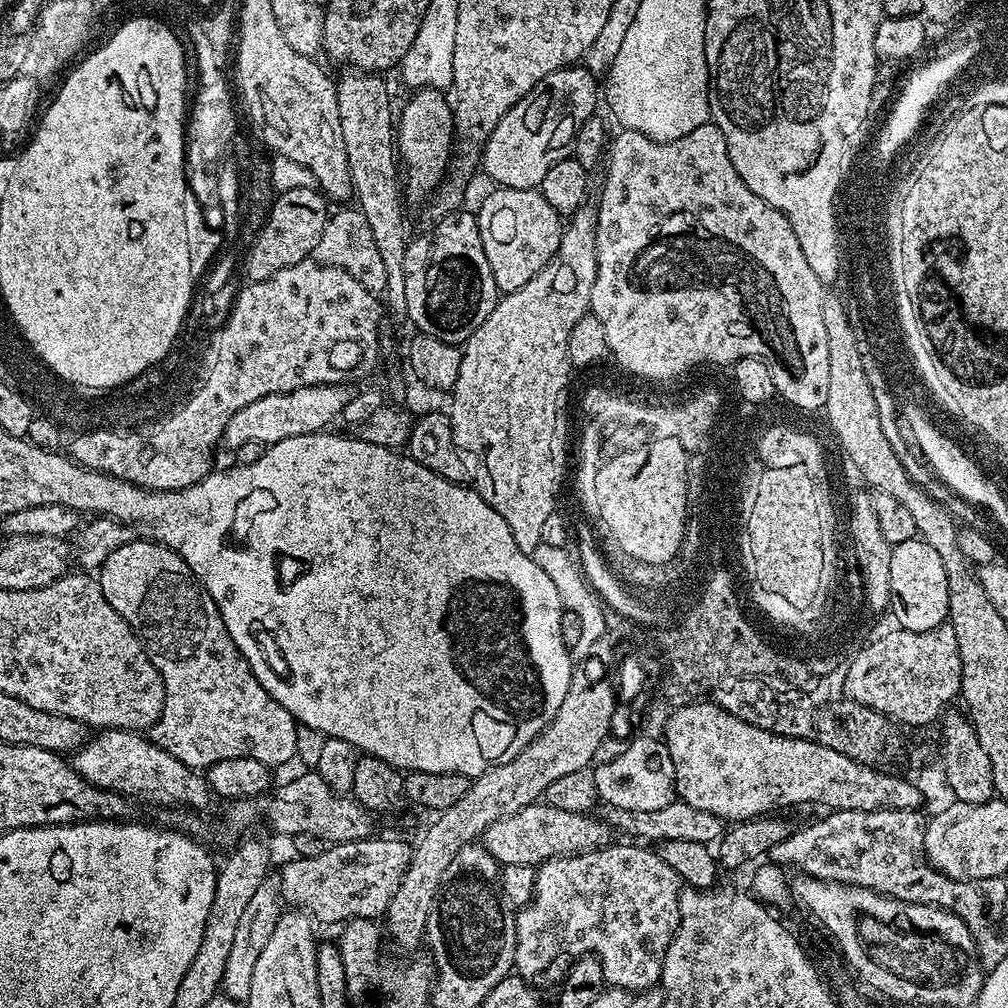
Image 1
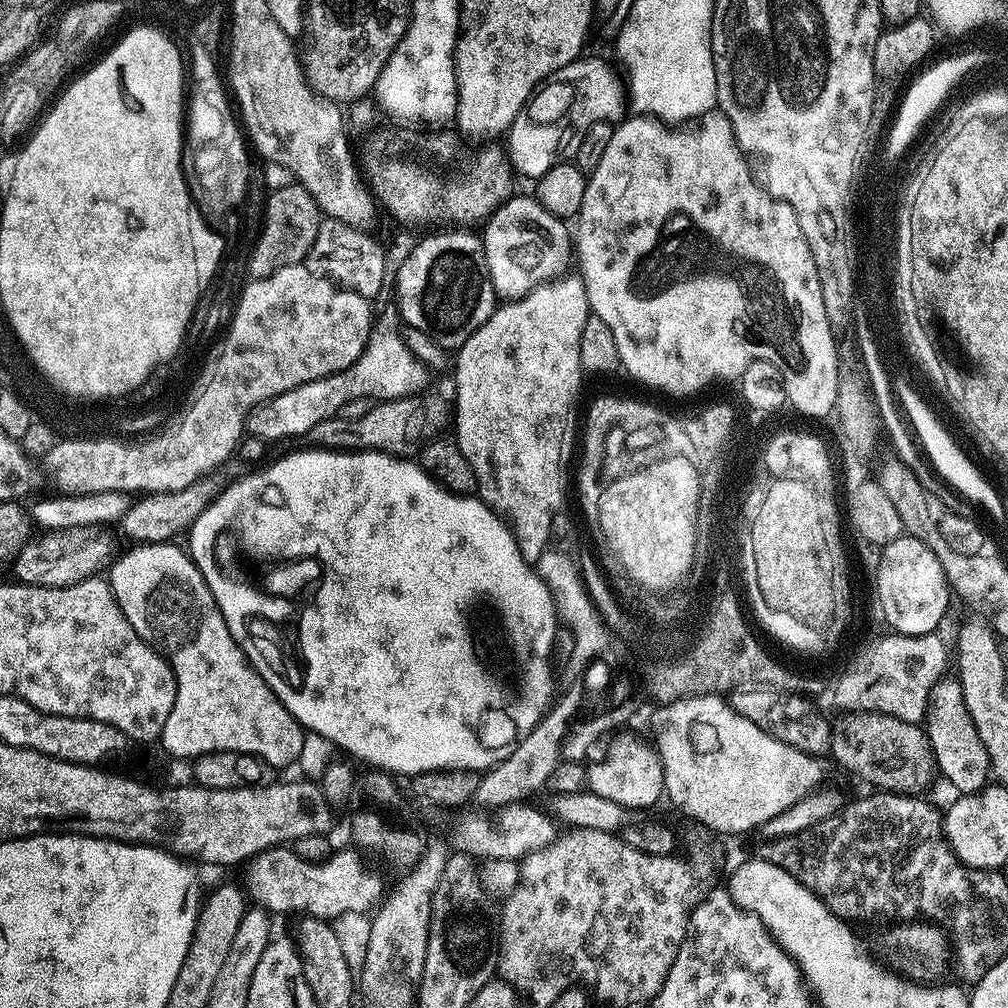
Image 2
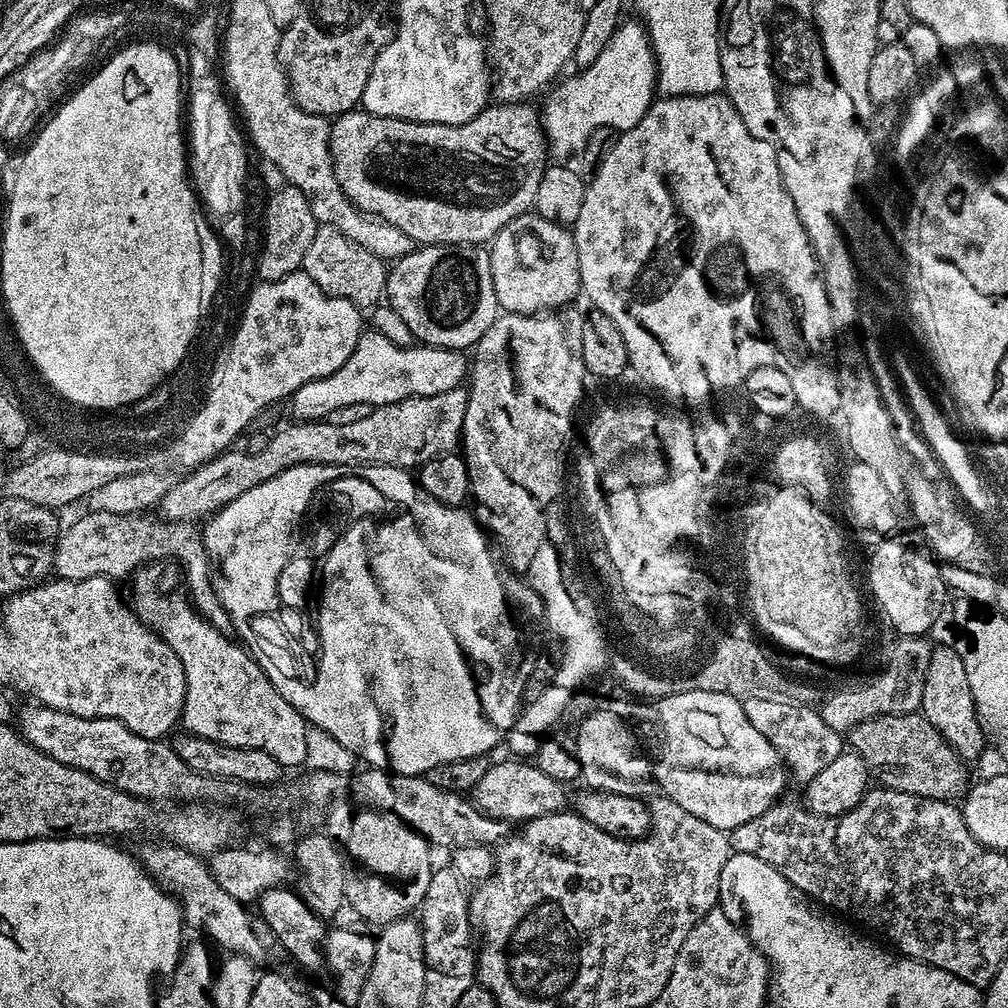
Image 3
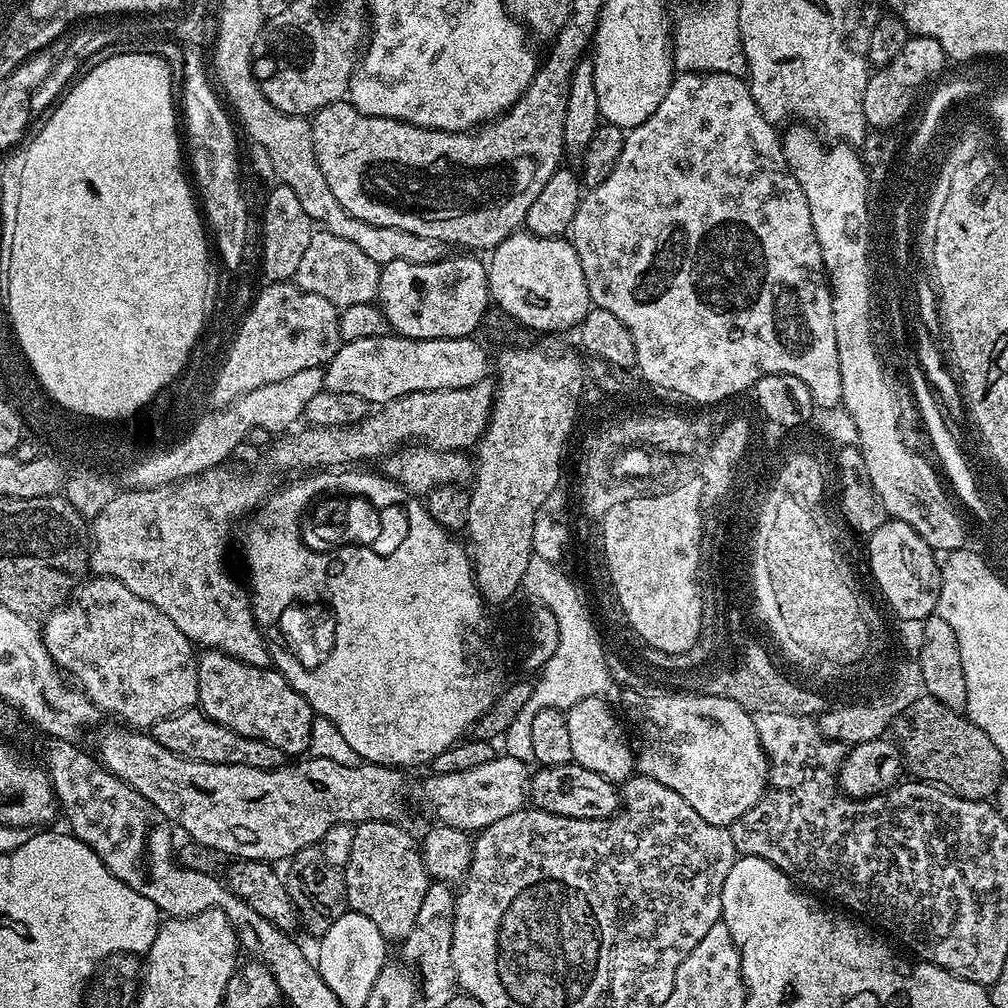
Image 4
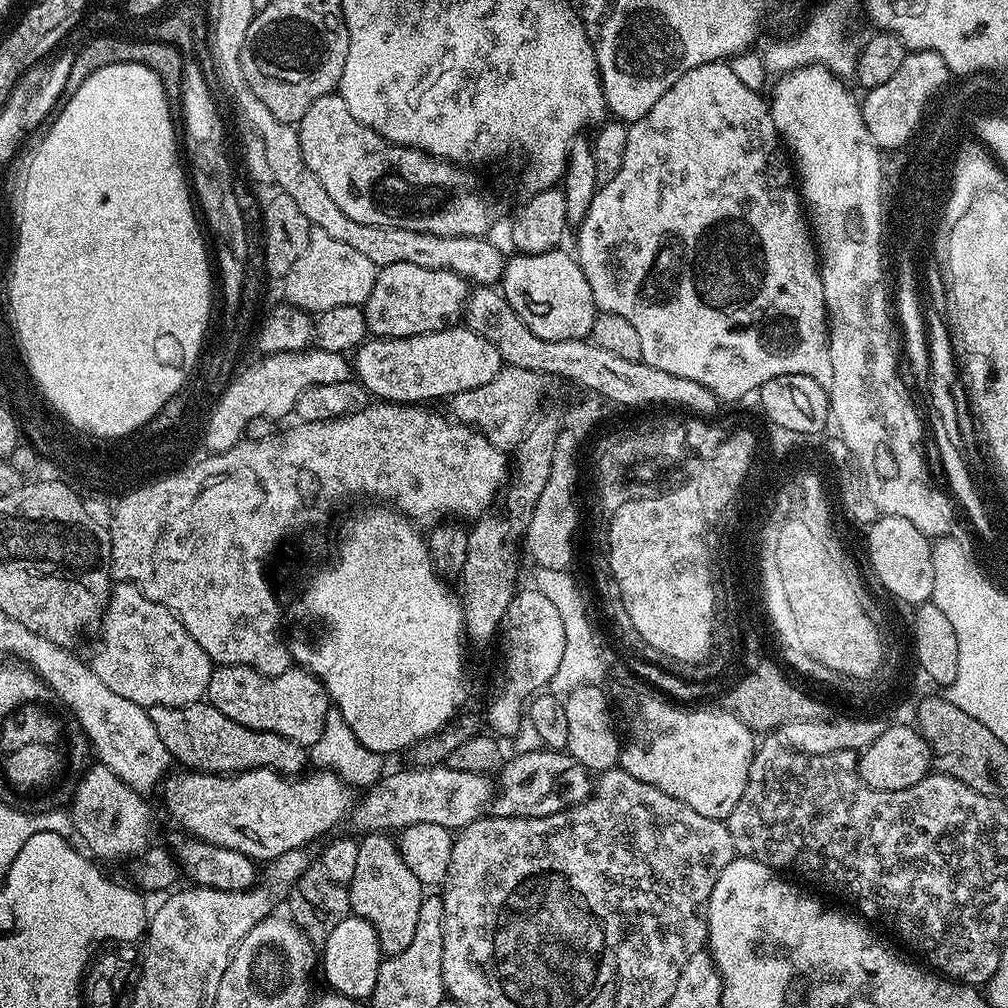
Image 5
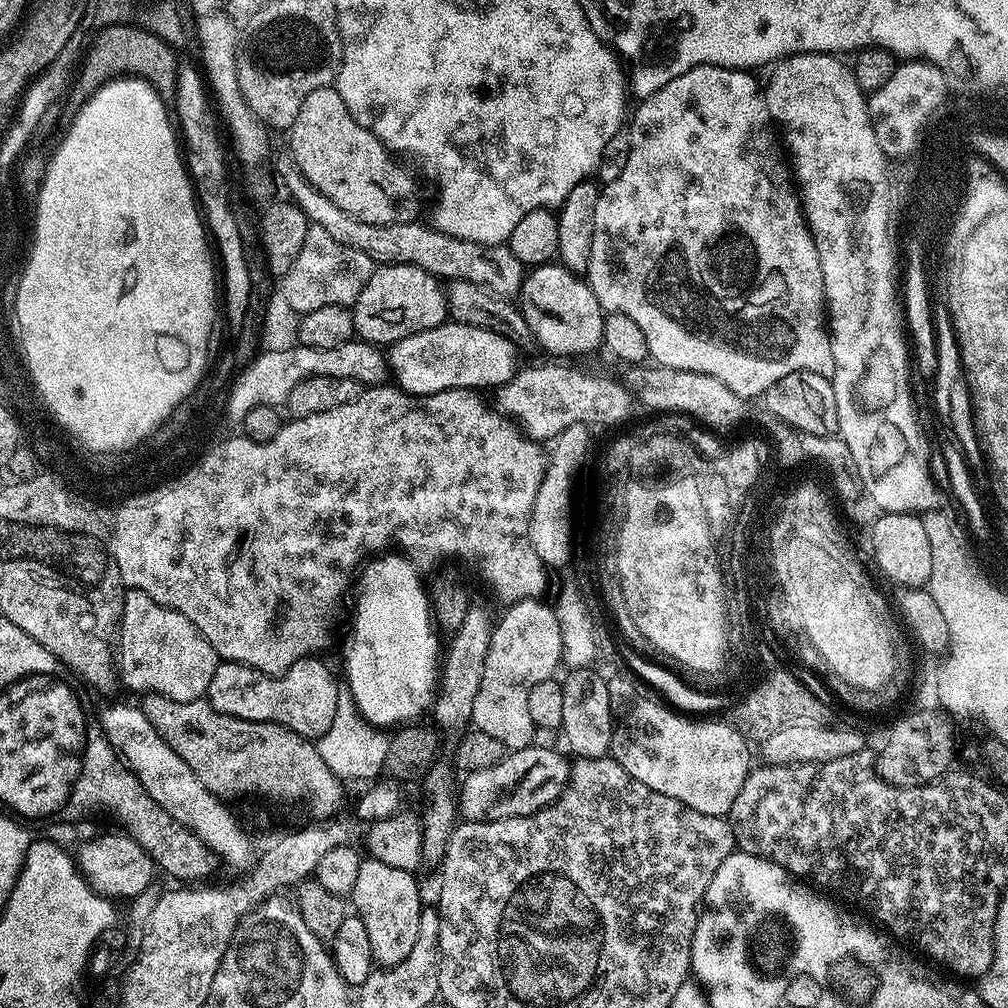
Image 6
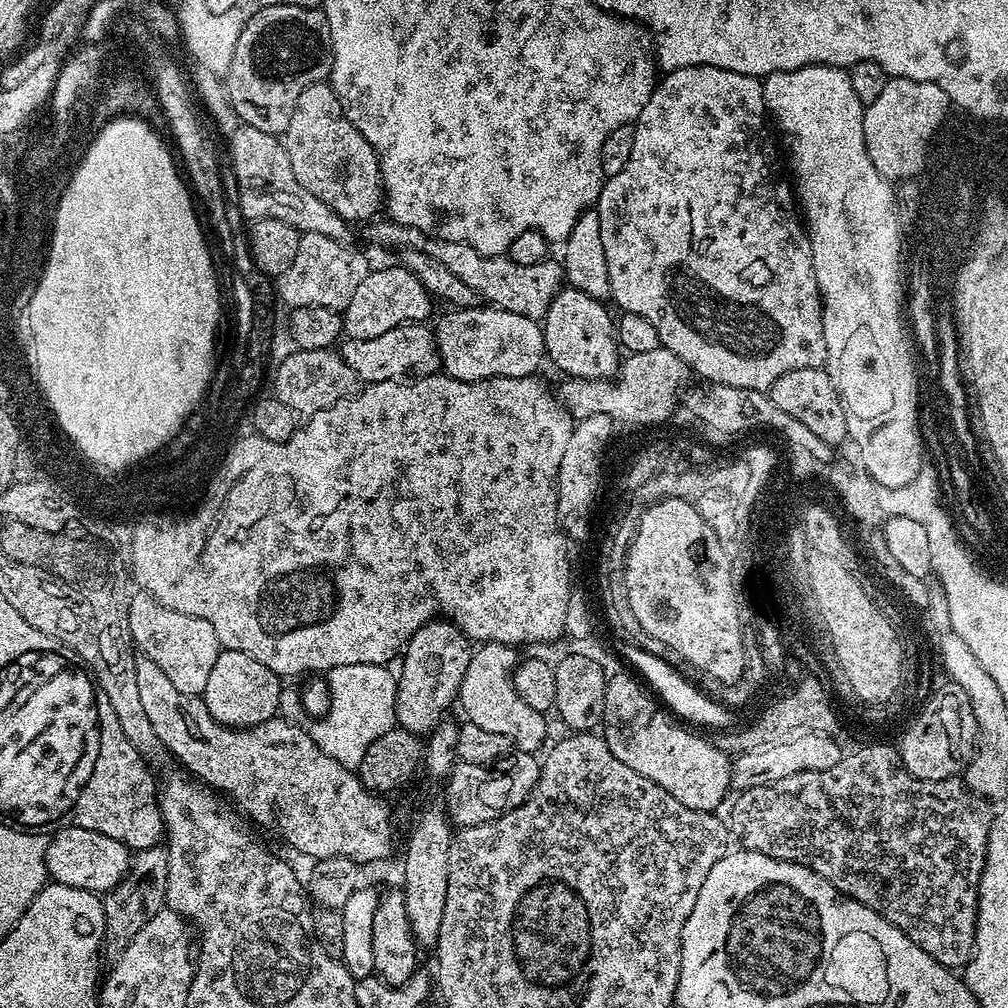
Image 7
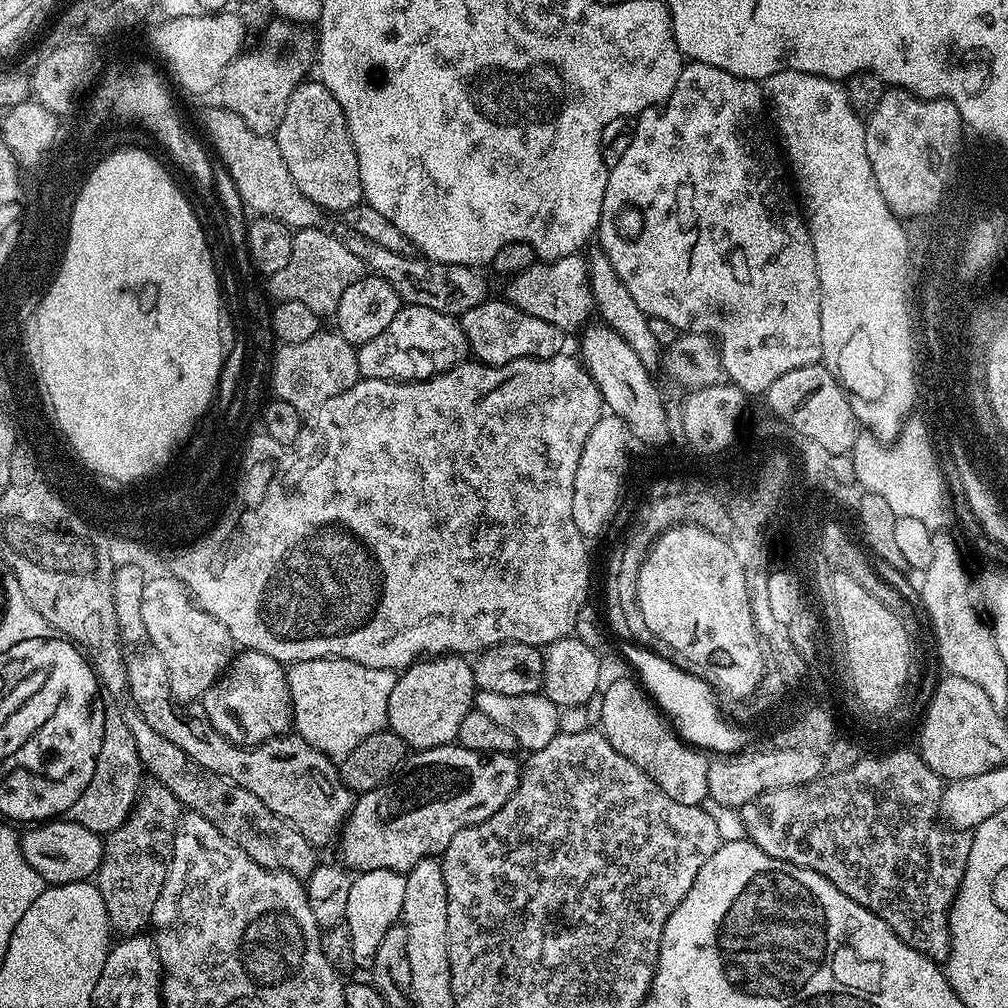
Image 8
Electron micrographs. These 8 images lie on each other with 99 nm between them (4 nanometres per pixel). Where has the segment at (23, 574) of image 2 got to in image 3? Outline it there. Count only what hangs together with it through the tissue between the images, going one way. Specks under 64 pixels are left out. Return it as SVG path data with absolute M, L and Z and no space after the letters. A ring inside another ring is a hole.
M87 511L85 517L75 522L74 526L61 531L56 542L56 551L52 553L52 566L55 575L61 580L85 580L95 576L109 578L124 576L124 578L128 578L136 569L143 568L145 564L151 564L153 560L171 558L180 565L183 571L186 591L193 608L200 615L206 617L216 628L221 630L231 629L232 619L228 616L228 611L222 606L222 602L217 598L216 591L212 589L212 579L208 573L208 555L204 549L204 538L201 529L195 523L187 520L165 520L163 518L151 520L150 517L151 515L148 514L123 516L122 514L110 514L109 512Z

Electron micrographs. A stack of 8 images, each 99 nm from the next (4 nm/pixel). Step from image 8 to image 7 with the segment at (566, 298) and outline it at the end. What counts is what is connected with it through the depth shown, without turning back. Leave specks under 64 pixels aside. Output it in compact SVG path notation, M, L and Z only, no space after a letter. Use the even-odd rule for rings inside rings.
M376 218L367 225L364 236L372 244L381 244L384 248L401 250L404 248L417 248L426 254L438 258L442 265L450 270L454 277L460 278L466 286L476 292L481 301L487 302L491 307L508 310L510 313L520 314L534 321L541 321L550 302L560 291L563 279L563 265L554 258L543 260L540 263L523 266L503 256L480 256L474 246L466 246L462 242L449 240L435 240L433 236L422 234L422 230L402 226L390 218Z

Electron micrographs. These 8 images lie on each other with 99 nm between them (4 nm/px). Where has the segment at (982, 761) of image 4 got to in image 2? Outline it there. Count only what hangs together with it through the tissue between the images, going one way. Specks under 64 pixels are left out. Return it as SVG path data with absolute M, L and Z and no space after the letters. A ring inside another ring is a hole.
M845 712L839 717L840 721L835 721L832 724L832 751L830 753L831 759L836 759L842 767L848 772L853 772L856 776L861 776L868 784L873 784L872 788L876 790L883 790L885 792L893 793L907 793L920 794L924 787L932 780L932 775L935 777L938 772L936 764L936 755L932 752L932 746L928 741L928 733L920 724L911 724L910 722L902 722L893 716L887 716L881 712Z

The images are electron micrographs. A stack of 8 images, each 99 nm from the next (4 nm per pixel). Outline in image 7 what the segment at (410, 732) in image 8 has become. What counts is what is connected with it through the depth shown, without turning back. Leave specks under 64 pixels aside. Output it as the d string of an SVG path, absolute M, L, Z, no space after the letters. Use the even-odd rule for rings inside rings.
M437 618L415 632L402 649L399 661L398 679L396 682L396 722L407 732L424 738L433 732L440 721L449 715L448 712L457 703L462 686L462 678L466 678L466 666L470 666L470 658L474 651L473 641L469 640L463 630L454 626L451 620Z

